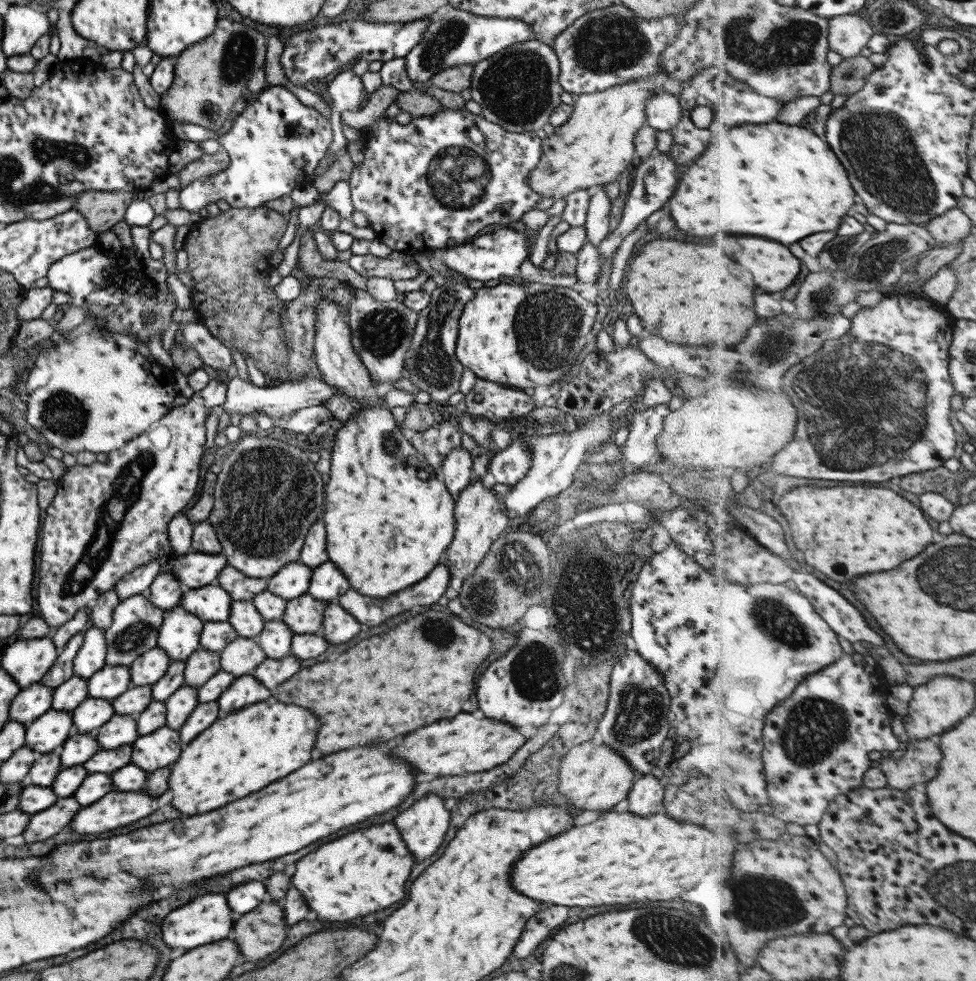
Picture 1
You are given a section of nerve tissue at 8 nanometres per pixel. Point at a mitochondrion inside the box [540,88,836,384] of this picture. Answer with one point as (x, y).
(778, 345)

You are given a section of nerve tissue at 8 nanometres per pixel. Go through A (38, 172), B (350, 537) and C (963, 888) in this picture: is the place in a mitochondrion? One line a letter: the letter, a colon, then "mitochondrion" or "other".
A: mitochondrion
B: other
C: mitochondrion

